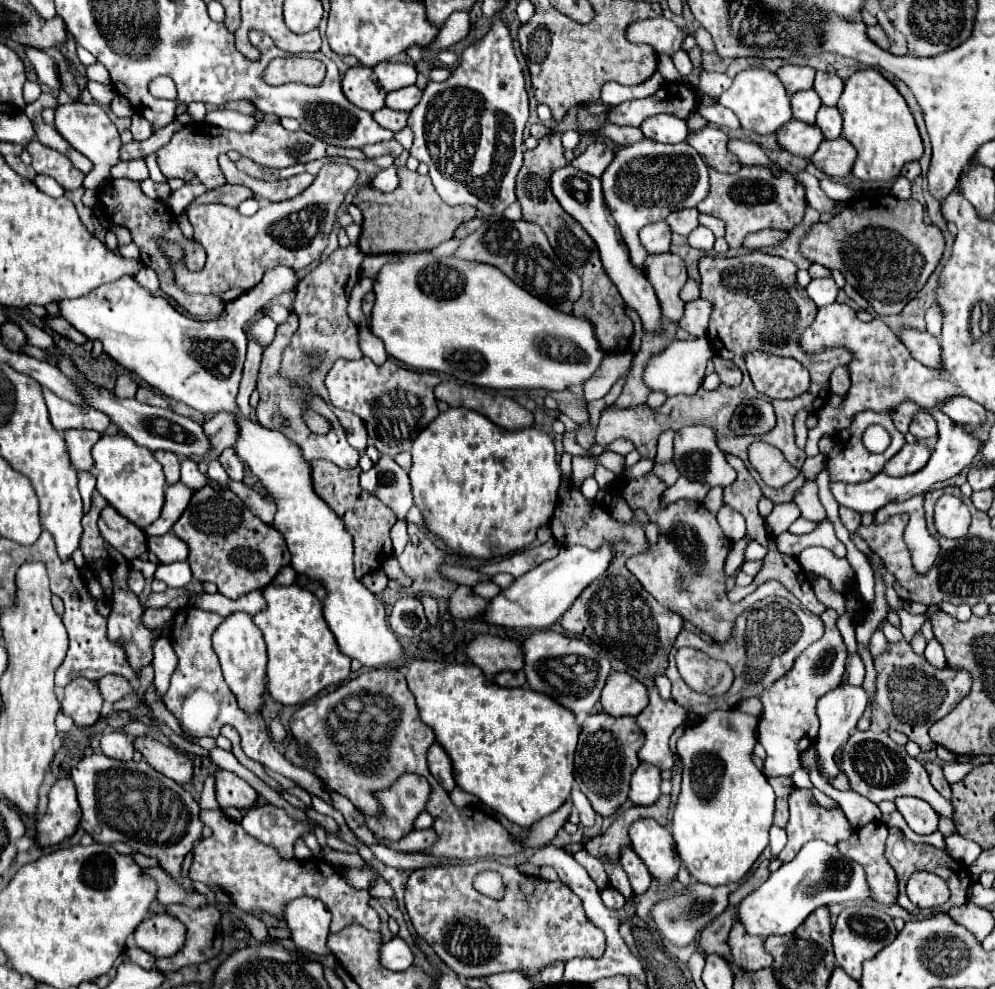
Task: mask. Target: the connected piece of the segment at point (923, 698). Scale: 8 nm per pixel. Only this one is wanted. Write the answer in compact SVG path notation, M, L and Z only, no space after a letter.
M907 640L889 642L889 650L875 656L875 670L877 680L875 696L869 706L869 720L877 724L883 732L905 732L907 738L919 744L923 752L935 750L937 744L929 738L927 730L931 724L949 714L955 704L969 694L971 676L953 668L933 668L933 664L925 660L925 656L919 656L911 650Z

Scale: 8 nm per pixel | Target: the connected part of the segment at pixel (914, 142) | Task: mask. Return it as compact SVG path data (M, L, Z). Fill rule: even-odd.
M865 68L851 74L837 108L843 118L843 136L859 152L853 166L853 176L859 180L893 180L901 174L905 162L921 158L923 142L913 114L897 88L879 70Z

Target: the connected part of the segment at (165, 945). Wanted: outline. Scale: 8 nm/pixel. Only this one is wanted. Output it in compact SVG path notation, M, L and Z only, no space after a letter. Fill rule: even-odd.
M157 914L145 918L133 936L139 948L153 954L155 958L165 958L175 956L183 948L185 926L169 914Z

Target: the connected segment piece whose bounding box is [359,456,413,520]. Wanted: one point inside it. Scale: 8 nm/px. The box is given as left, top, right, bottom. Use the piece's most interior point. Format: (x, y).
(387, 480)

